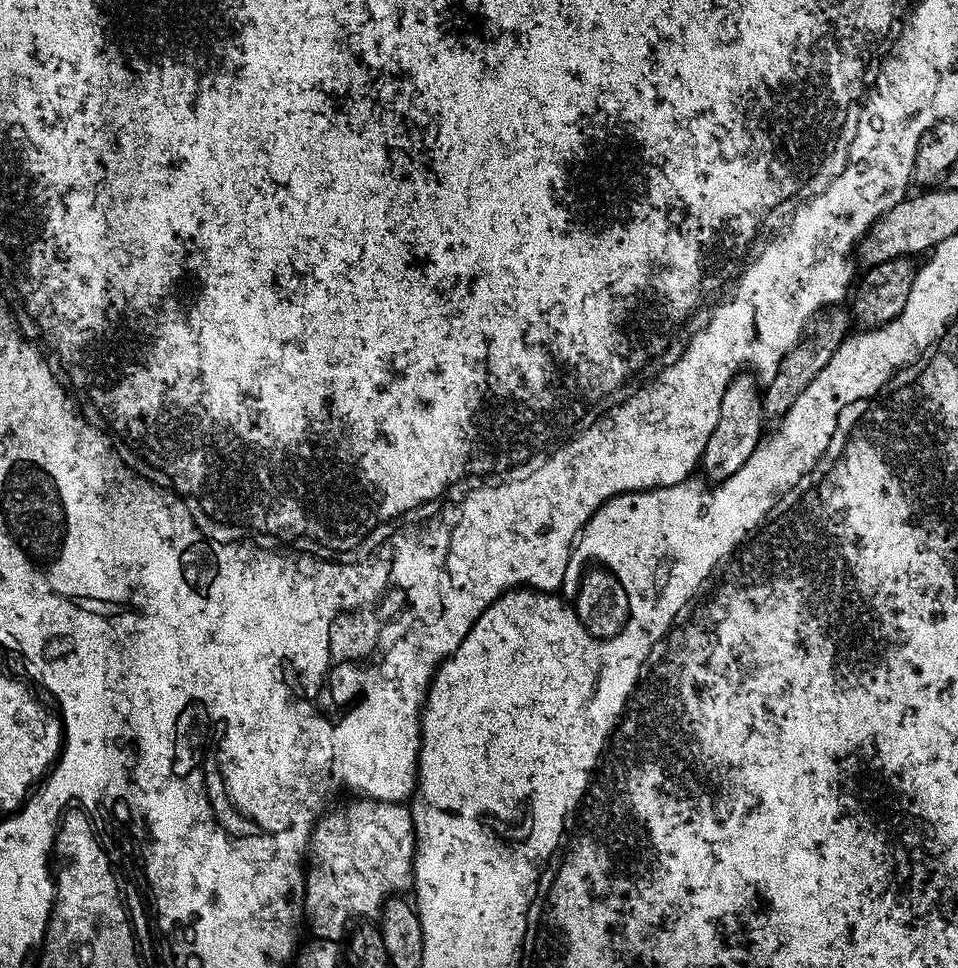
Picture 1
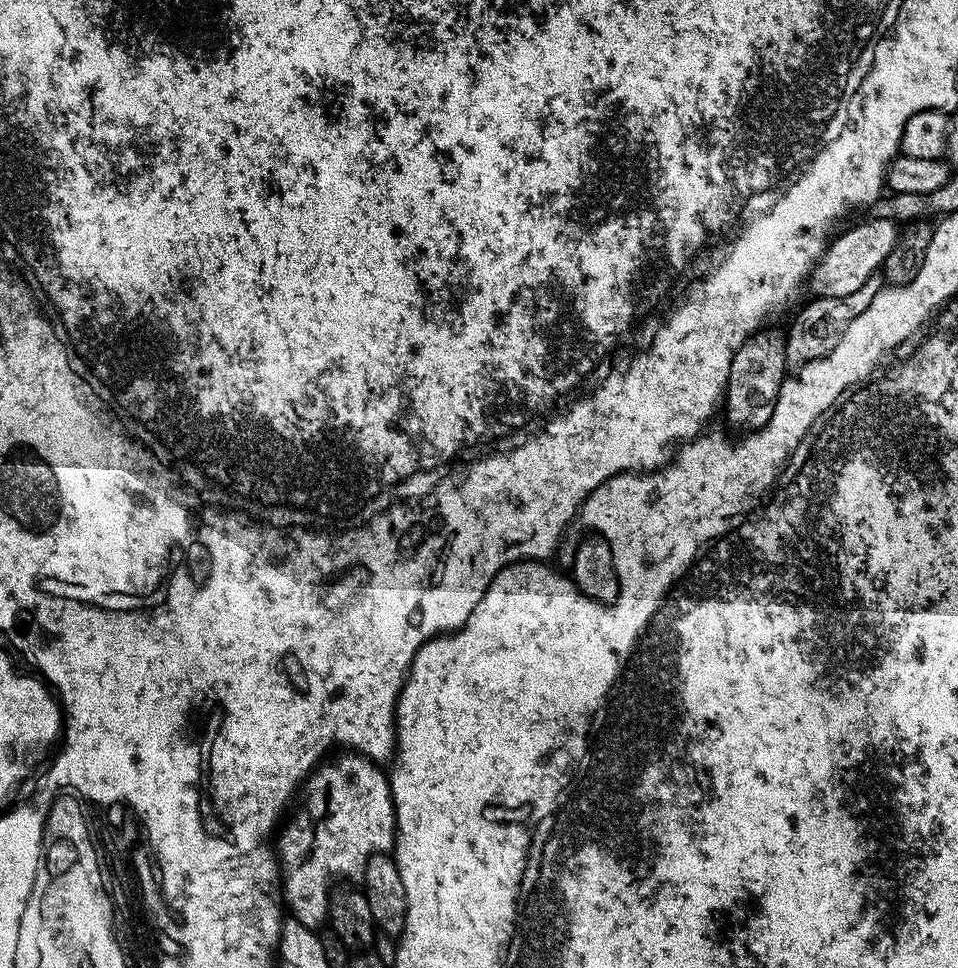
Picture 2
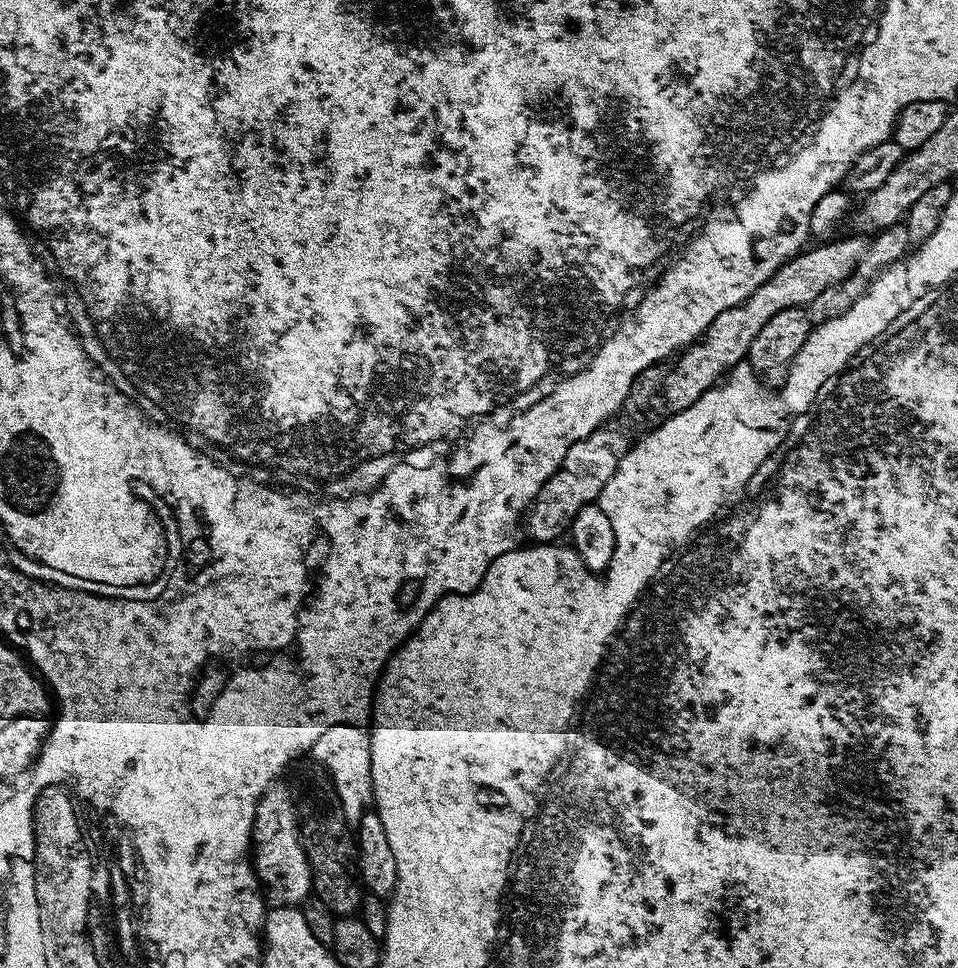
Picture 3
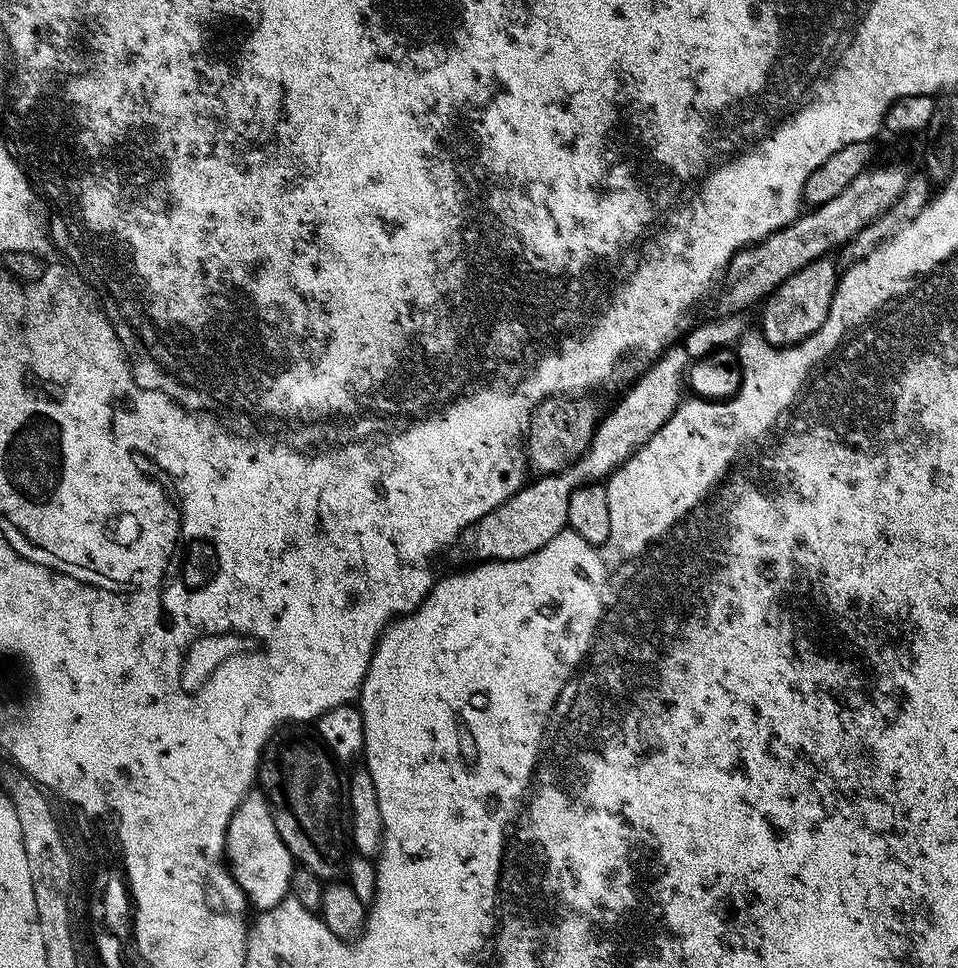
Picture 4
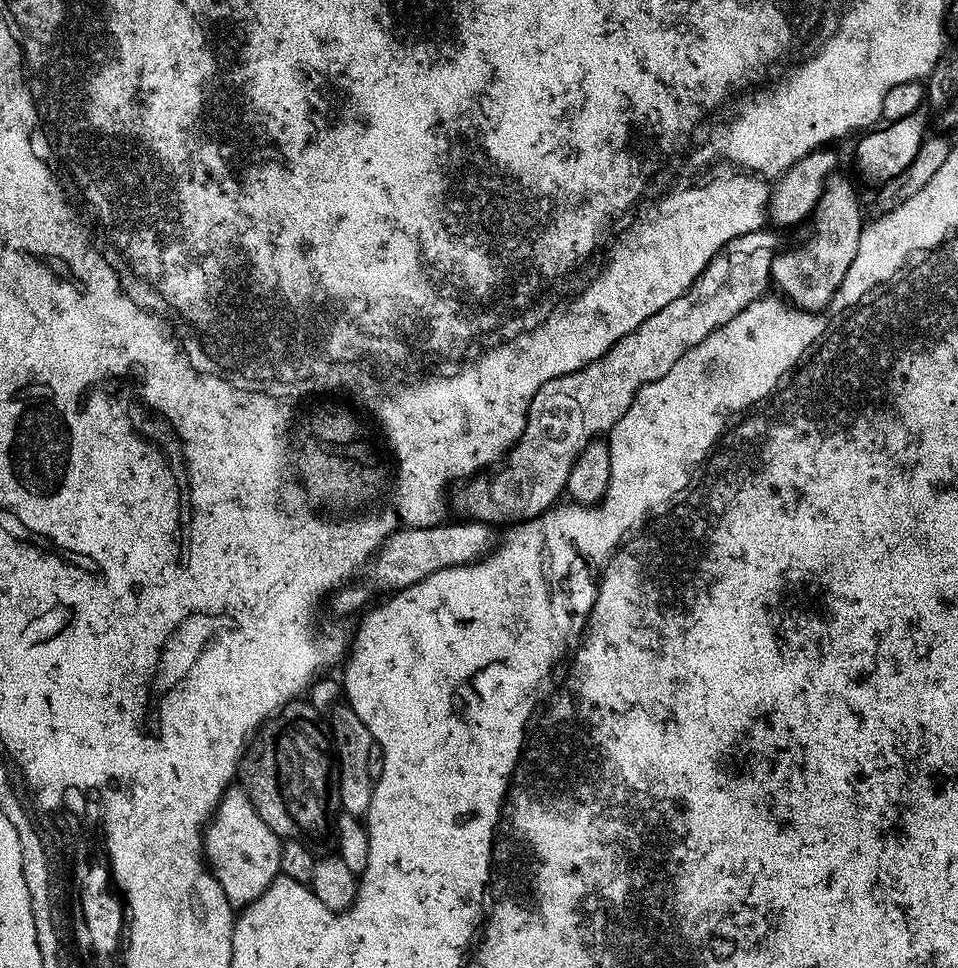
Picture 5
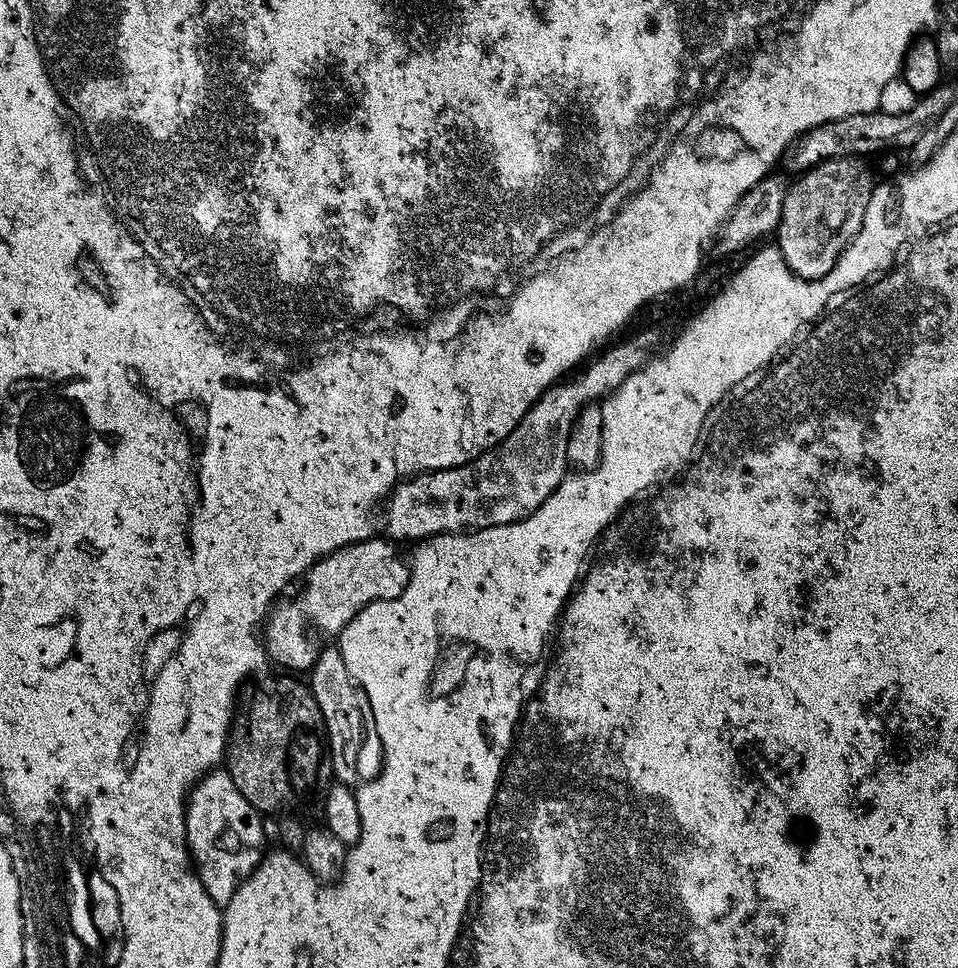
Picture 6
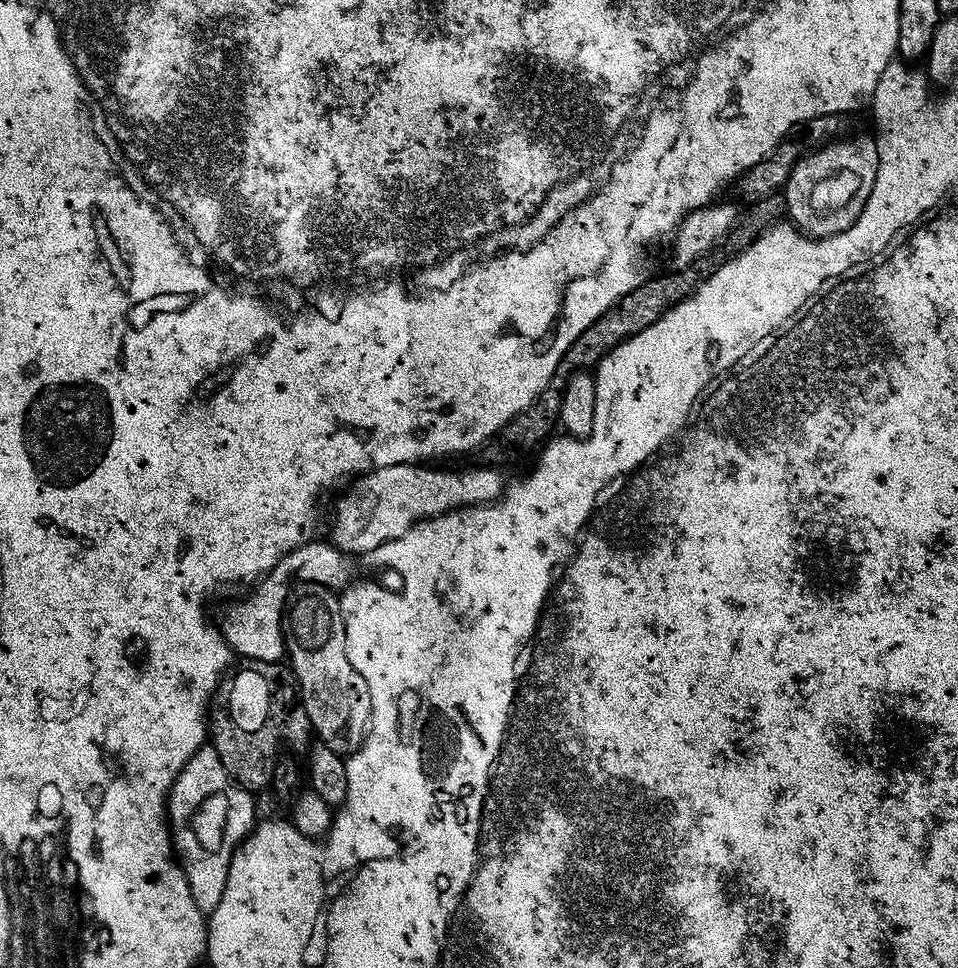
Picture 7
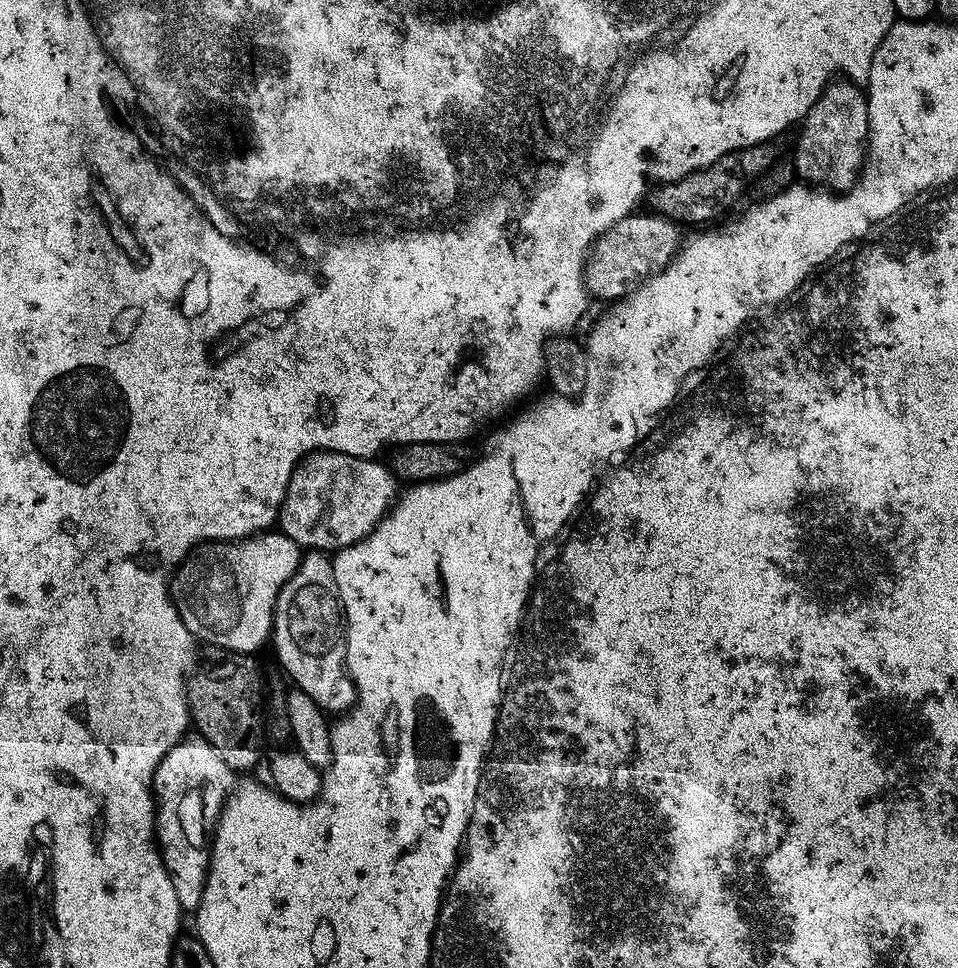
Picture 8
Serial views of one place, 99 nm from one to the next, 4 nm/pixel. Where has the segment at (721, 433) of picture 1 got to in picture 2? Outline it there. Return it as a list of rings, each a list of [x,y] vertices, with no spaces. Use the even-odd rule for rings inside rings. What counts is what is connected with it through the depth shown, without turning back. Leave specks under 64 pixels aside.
[[[761,330],[755,336],[751,336],[746,343],[734,354],[730,362],[730,374],[728,375],[728,387],[722,397],[722,408],[728,411],[728,420],[736,428],[743,430],[755,430],[765,428],[774,414],[774,406],[780,397],[780,388],[786,379],[786,373],[790,365],[784,353],[785,337],[776,332]]]

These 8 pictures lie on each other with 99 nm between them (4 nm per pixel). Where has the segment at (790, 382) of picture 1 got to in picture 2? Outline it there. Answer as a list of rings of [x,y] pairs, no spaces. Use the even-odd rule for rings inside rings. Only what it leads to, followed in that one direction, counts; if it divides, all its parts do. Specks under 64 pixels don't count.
[[[877,274],[866,278],[866,286],[861,286],[859,290],[854,290],[854,294],[846,294],[846,298],[834,298],[833,296],[822,296],[809,299],[809,304],[797,314],[792,320],[792,325],[786,331],[786,341],[784,344],[784,353],[788,359],[789,365],[793,369],[799,370],[803,364],[814,362],[818,358],[828,356],[834,346],[846,334],[850,322],[858,318],[874,302],[876,295],[886,286],[883,275]]]

